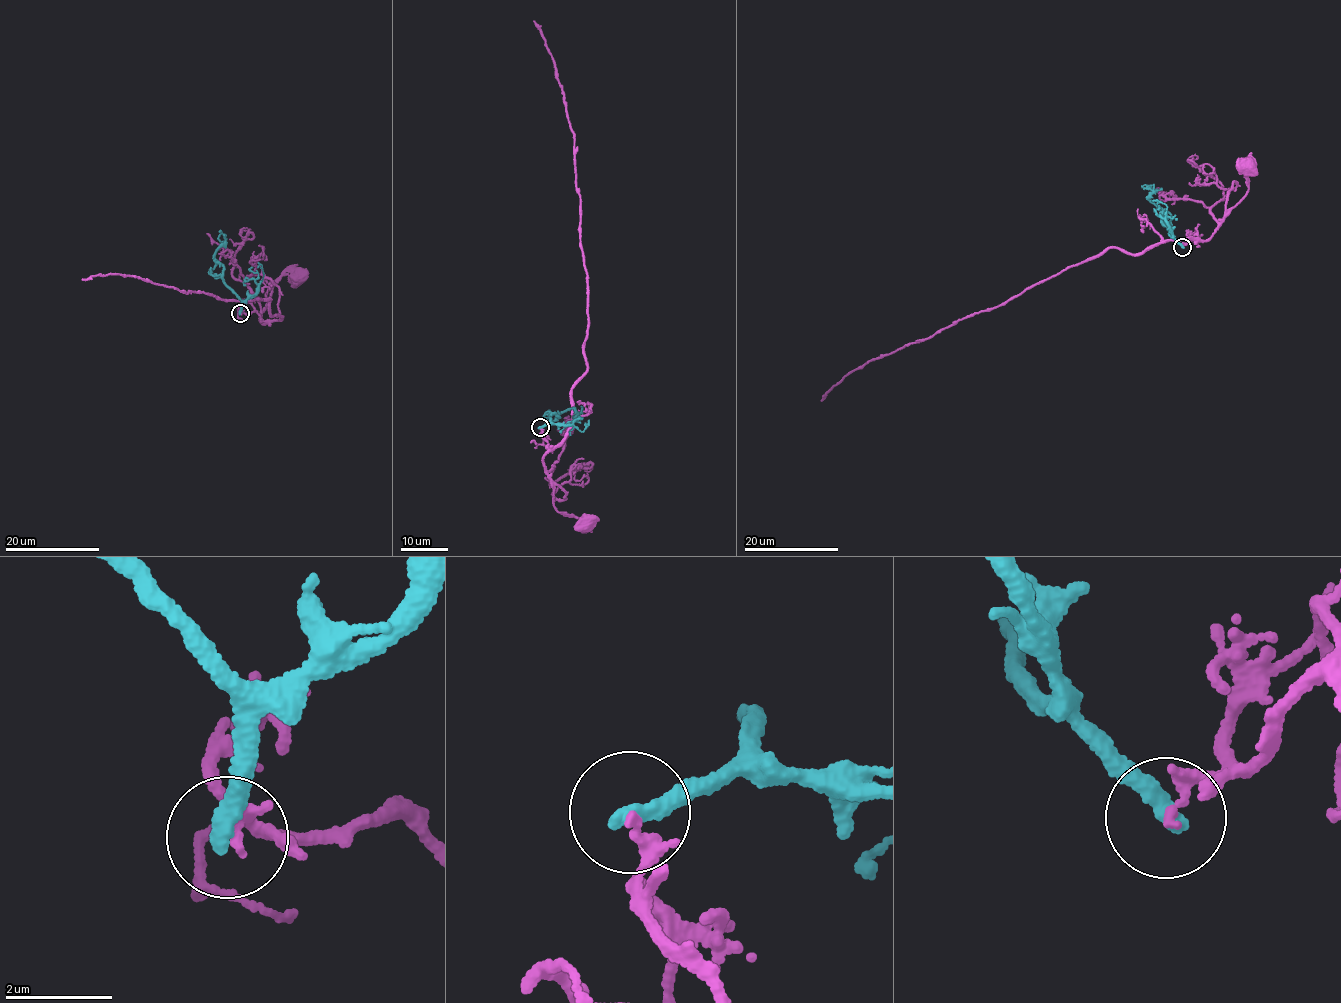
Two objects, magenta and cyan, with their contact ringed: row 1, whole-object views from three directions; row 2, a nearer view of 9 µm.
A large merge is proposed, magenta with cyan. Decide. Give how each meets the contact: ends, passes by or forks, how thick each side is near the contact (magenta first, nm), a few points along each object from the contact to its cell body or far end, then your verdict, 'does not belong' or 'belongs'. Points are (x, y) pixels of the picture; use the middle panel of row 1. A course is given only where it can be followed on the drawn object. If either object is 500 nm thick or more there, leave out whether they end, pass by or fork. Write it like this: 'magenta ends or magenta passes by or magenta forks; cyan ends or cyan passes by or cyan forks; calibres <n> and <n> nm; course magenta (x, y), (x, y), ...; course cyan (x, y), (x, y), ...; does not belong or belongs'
magenta ends; cyan ends; calibres 240 and 400 nm; course magenta (540, 428), (541, 437), (548, 443), (543, 462), (554, 487), (553, 498), (557, 510), (585, 523); course cyan (540, 427), (551, 420), (552, 414), (559, 416), (571, 408), (578, 415), (581, 406); does not belong

